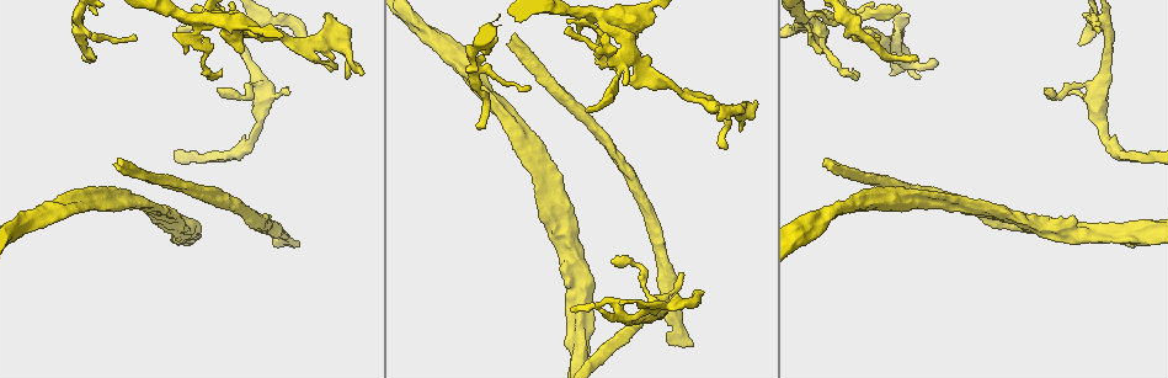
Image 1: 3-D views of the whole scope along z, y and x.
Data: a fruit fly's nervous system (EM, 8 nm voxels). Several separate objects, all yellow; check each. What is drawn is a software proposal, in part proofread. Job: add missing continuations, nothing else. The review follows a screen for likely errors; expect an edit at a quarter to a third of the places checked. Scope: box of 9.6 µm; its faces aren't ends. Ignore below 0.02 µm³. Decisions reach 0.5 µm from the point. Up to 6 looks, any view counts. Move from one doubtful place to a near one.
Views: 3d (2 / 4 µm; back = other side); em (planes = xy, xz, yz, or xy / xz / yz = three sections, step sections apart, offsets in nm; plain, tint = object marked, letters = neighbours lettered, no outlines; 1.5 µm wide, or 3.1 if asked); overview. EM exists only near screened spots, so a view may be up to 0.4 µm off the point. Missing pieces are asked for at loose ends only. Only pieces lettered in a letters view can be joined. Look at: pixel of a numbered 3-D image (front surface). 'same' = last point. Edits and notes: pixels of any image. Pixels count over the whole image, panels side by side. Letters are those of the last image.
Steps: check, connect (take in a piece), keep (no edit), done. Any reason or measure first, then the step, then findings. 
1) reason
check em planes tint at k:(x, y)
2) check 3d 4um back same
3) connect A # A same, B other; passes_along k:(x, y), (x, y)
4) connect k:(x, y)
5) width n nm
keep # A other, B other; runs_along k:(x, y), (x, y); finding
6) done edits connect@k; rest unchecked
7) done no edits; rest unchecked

check 3d 2um at 1:(1135, 246)

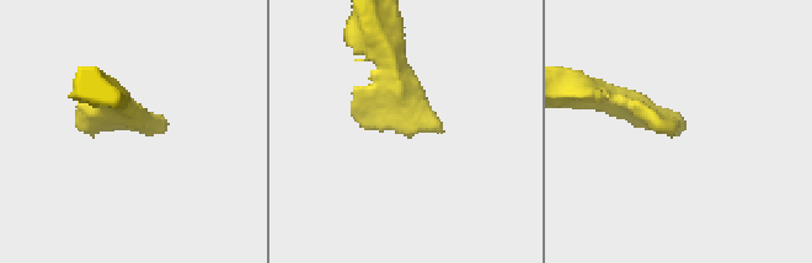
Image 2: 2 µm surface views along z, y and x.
need the tissue
check em planes tint at 2:(440, 129)

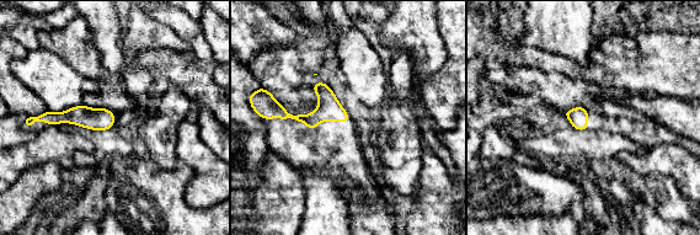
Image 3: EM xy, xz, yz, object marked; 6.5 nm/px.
check em planes letters same

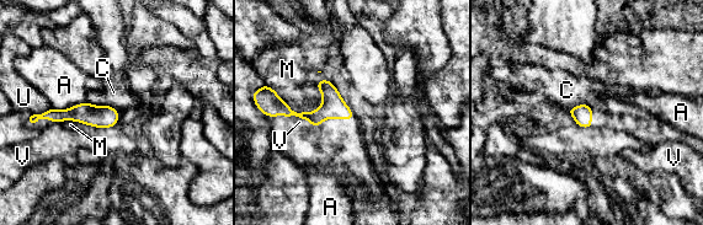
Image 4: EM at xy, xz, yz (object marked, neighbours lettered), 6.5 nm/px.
longest_contact M 360 nm
keep # A other, C other, M other, U other, V other; border 4:(589, 103), (579, 103), (568, 110); none of them fits

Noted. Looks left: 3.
free end
check 3d 2um at 1:(1078, 44)

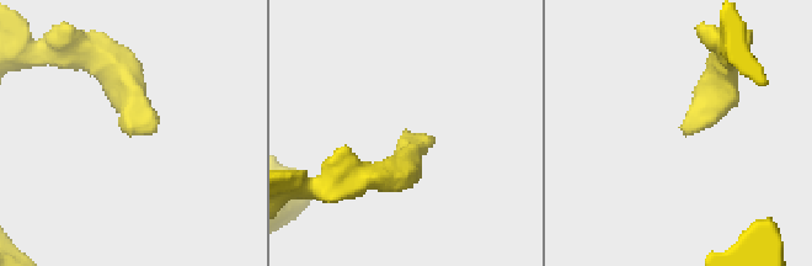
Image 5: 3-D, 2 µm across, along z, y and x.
check em xy step 4 tint at 5:(430, 137)

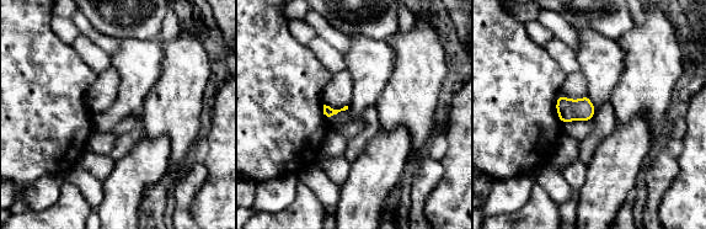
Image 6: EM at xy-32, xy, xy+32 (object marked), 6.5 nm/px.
another direction
check em planes letters same

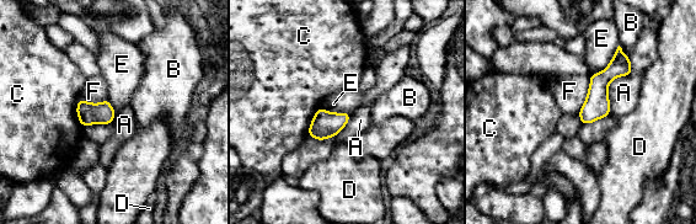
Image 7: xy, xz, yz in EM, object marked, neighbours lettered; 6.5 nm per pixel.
keep # A other, B other, C other, D other, E other, F other; border 7:(619, 46), (610, 62), (589, 76); none of them fits

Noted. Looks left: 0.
done no edits; rest unchecked

